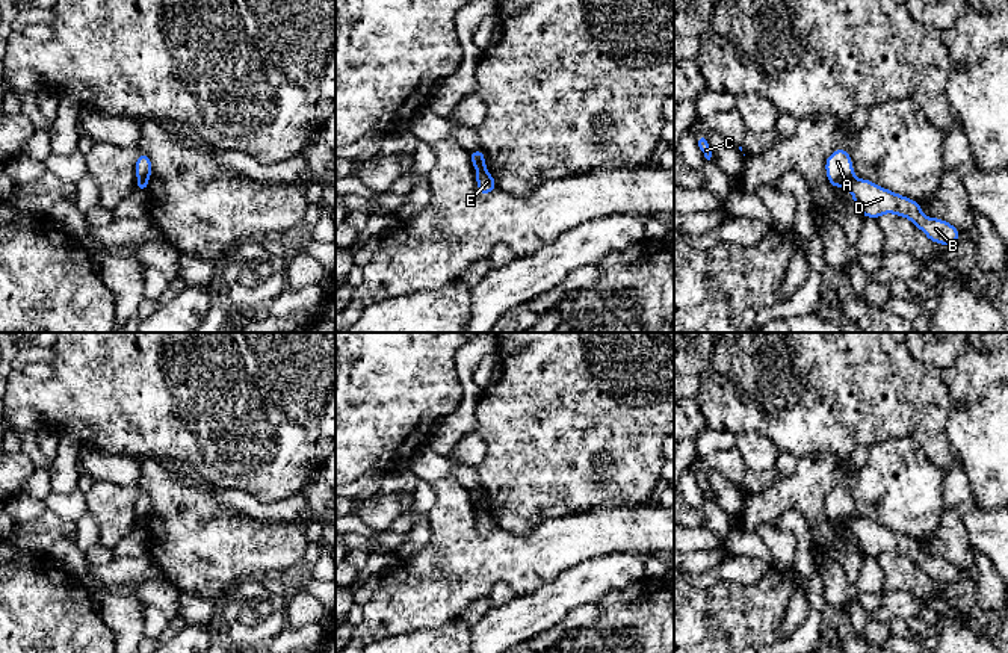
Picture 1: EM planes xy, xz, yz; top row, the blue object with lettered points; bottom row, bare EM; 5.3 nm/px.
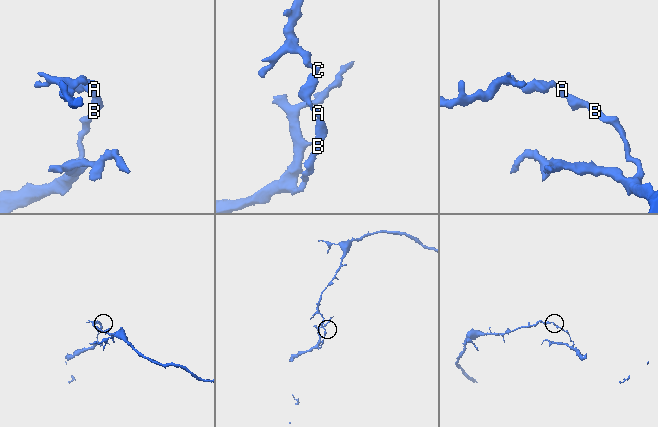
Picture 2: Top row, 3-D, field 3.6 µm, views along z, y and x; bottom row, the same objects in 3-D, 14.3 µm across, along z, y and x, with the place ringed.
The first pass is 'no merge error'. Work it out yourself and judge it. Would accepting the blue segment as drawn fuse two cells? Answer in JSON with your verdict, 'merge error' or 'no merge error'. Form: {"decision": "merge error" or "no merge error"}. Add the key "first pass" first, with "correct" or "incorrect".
{"first pass": "incorrect", "decision": "merge error"}

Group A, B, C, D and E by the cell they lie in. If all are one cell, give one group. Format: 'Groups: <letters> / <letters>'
Groups: A C / B D E

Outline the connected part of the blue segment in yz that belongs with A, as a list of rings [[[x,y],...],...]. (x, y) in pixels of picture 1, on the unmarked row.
[[[839,487],[825,499],[827,518],[833,526],[845,526],[854,515],[852,499],[848,488]]]

